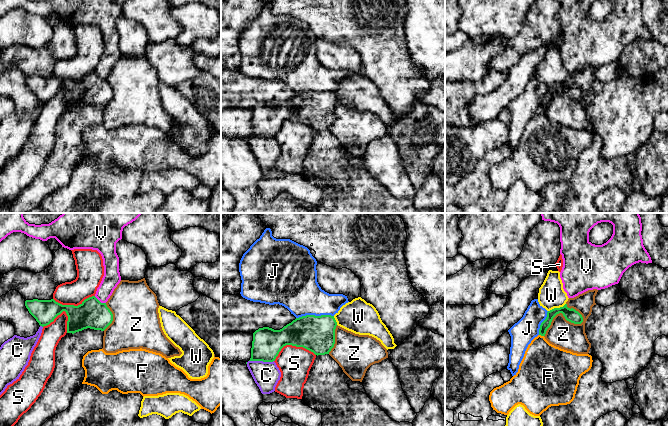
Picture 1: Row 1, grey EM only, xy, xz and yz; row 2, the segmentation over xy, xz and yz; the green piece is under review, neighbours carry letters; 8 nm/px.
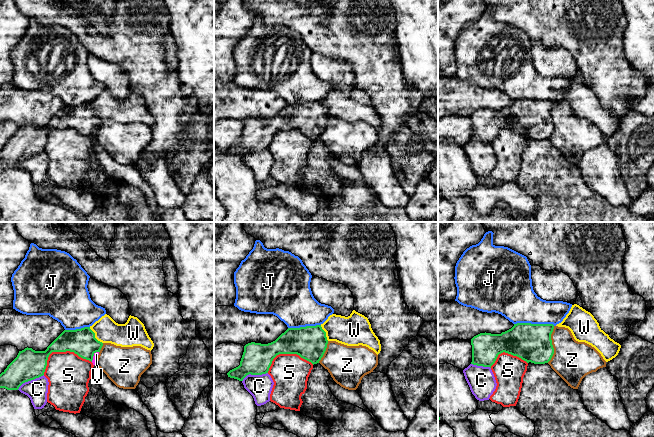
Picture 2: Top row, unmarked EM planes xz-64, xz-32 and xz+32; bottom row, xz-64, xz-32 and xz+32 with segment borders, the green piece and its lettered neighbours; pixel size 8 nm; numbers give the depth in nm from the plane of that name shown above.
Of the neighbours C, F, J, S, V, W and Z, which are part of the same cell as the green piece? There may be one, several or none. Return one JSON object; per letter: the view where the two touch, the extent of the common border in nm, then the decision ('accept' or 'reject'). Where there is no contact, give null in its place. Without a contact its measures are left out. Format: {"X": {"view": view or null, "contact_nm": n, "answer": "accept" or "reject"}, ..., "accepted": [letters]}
{"C": {"view": "xz", "contact_nm": 200, "answer": "reject"}, "F": {"view": "yz", "contact_nm": 40, "answer": "reject"}, "J": {"view": "xz", "contact_nm": 300, "answer": "reject"}, "S": {"view": "xz", "contact_nm": 340, "answer": "reject"}, "V": {"view": "xy", "contact_nm": 110, "answer": "reject"}, "W": {"view": "yz", "contact_nm": 160, "answer": "reject"}, "Z": {"view": "yz", "contact_nm": 360, "answer": "reject"}, "accepted": []}

